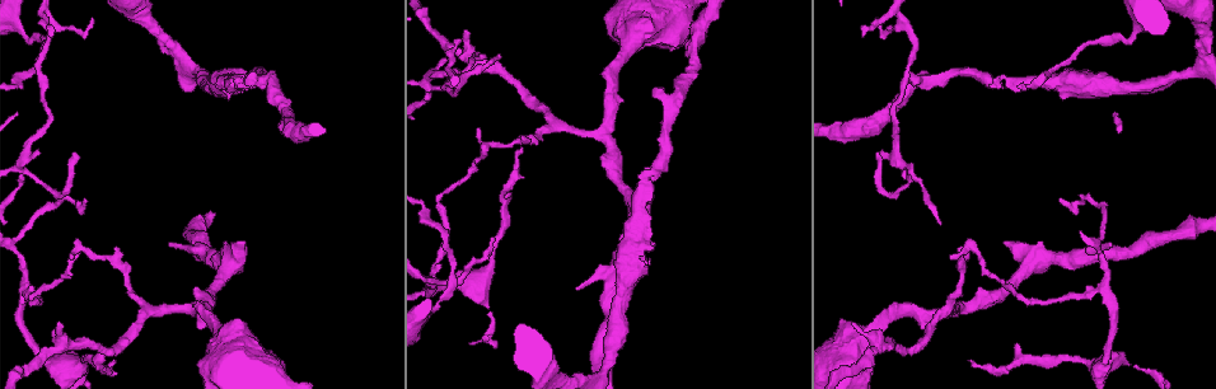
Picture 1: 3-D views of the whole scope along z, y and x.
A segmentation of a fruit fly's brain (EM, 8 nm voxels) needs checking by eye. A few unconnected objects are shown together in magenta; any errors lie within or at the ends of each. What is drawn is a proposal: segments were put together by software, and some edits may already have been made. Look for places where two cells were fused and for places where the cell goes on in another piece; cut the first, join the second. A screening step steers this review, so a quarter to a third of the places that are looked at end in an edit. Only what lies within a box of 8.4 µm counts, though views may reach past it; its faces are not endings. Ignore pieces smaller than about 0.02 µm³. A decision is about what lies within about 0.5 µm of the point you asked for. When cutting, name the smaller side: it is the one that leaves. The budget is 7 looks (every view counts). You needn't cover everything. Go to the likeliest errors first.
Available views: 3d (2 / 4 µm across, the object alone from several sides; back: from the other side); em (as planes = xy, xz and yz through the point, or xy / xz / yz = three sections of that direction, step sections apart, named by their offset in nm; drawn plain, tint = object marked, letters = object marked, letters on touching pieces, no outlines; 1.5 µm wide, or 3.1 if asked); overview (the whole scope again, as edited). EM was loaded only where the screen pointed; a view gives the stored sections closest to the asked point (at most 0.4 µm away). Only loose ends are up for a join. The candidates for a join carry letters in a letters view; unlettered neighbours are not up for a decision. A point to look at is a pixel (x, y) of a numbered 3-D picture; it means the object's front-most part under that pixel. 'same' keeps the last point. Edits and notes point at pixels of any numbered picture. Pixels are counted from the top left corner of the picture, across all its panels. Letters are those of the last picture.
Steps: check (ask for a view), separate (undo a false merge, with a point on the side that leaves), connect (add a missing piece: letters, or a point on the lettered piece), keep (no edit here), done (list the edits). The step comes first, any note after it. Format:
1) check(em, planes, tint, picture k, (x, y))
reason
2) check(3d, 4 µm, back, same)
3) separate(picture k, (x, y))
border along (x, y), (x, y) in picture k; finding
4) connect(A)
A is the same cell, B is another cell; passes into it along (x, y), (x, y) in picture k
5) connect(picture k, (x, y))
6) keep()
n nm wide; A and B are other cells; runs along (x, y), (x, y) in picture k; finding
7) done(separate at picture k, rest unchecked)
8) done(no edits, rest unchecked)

check(em, planes, letters, picture 1, (970, 246))
sharp bend

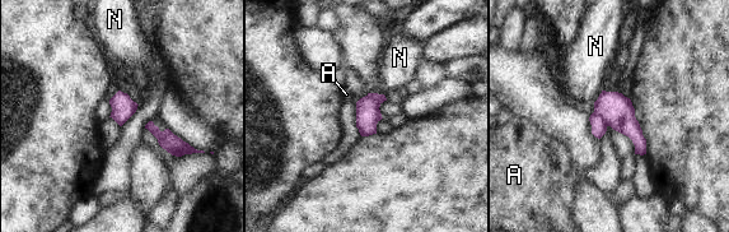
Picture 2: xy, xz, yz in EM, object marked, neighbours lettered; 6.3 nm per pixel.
separate(picture 2, (617, 110))
A and N are other cells; a second cell is stuck on

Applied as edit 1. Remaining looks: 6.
check(3d, 4 µm, picture 1, (74, 153))
an open end

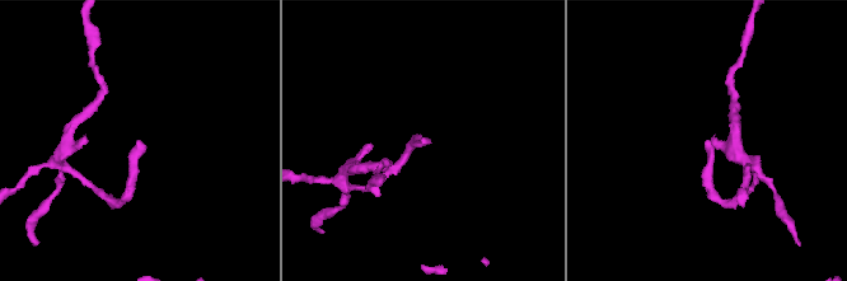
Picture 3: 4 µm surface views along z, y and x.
check(em, xz, step 8, tint, picture 3, (427, 141))

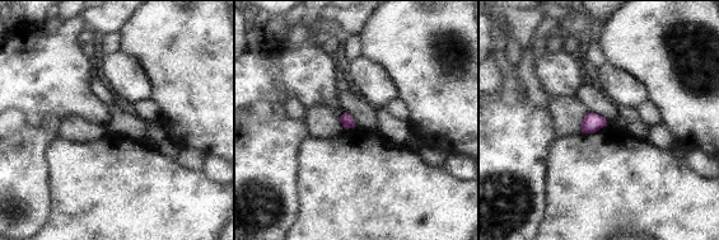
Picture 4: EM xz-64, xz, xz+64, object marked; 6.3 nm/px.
check(em, xy, step 8, letters, same)

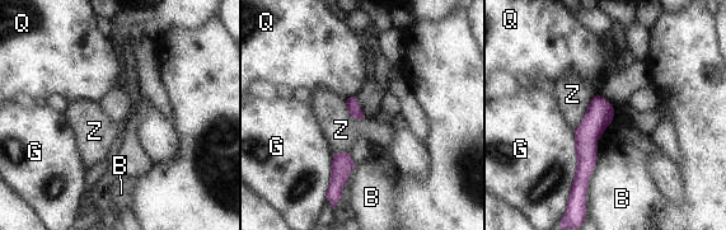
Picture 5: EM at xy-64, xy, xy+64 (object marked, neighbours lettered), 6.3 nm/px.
keep()
80 nm wide; B, G, Q and Z are other cells; border along (598, 154), (585, 200) in picture 5; no lettered piece goes on from it

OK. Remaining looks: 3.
done(separate at picture 2, rest unchecked)

